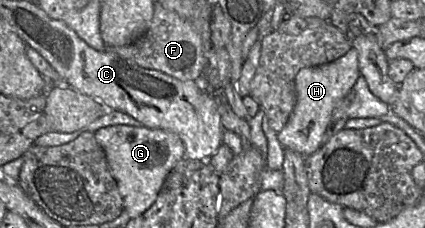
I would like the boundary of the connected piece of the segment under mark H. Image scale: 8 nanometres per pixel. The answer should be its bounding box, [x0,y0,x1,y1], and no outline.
[277,47,359,157]

